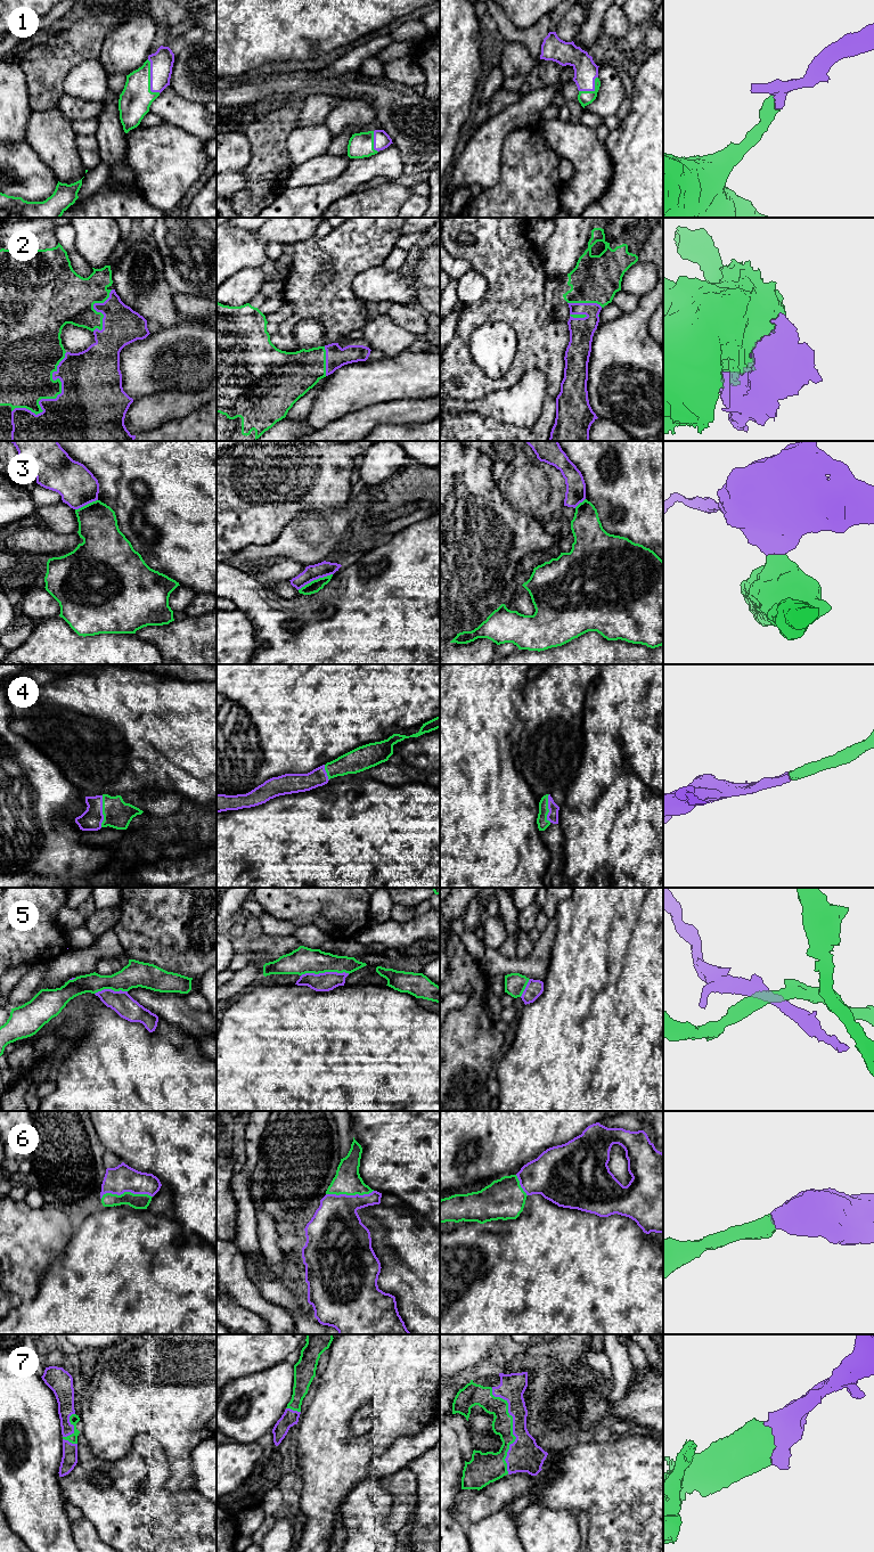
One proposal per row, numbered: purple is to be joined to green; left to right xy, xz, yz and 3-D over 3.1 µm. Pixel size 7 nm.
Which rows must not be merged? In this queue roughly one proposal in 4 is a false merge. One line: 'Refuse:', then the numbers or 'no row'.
Refuse: 3, 5

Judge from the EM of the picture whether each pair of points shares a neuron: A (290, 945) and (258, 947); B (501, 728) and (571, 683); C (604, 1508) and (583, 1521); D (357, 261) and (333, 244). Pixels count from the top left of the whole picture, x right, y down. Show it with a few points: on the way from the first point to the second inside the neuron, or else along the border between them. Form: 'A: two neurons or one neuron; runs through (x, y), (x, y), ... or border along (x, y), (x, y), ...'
A: one neuron; runs through (282, 946), (266, 947)
B: two neurons; border along (525, 691), (524, 699), (528, 718), (520, 735)
C: two neurons; border along (581, 1510), (588, 1514), (588, 1540)
D: one neuron; runs through (351, 259), (339, 247)

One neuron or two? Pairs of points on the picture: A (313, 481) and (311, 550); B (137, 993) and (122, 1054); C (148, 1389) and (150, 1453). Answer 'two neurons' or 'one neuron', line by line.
A: two neurons
B: two neurons
C: two neurons

